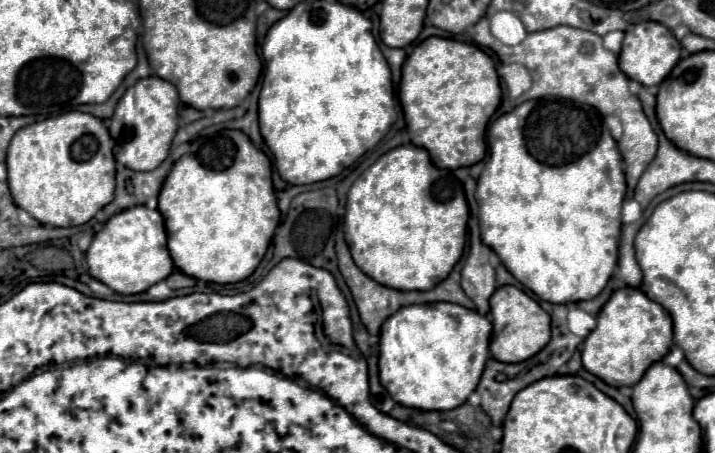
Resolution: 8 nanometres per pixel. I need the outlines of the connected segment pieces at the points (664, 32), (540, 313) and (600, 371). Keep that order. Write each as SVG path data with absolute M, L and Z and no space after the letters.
M642 20L642 22L632 24L626 30L626 36L624 36L624 42L622 42L622 52L618 56L620 70L628 78L632 78L632 80L636 80L636 82L640 82L644 86L656 86L678 64L680 52L682 52L680 42L672 36L672 32L664 24L650 22L650 20Z
M500 286L490 298L494 334L490 342L492 358L500 362L522 362L538 354L550 340L550 316L540 304L516 286Z
M638 288L616 290L598 314L598 326L582 346L584 368L610 386L634 386L646 368L662 360L672 348L672 318Z

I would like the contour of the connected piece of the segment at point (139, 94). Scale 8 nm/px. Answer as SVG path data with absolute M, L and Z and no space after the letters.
M158 76L142 78L132 88L126 90L126 94L120 98L114 110L114 116L110 118L110 136L116 142L114 156L120 164L132 170L142 170L142 172L154 170L168 156L176 130L178 130L176 88Z

